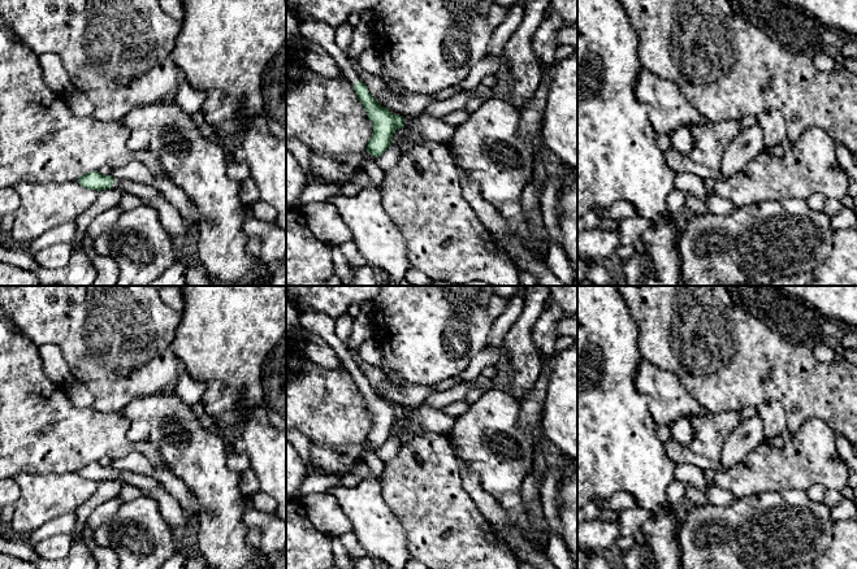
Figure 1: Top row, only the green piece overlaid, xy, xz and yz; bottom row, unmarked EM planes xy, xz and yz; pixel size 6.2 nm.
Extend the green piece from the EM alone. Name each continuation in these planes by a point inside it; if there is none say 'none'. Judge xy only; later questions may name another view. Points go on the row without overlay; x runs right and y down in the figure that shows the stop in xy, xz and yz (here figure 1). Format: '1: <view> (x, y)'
1: xy (145, 483)

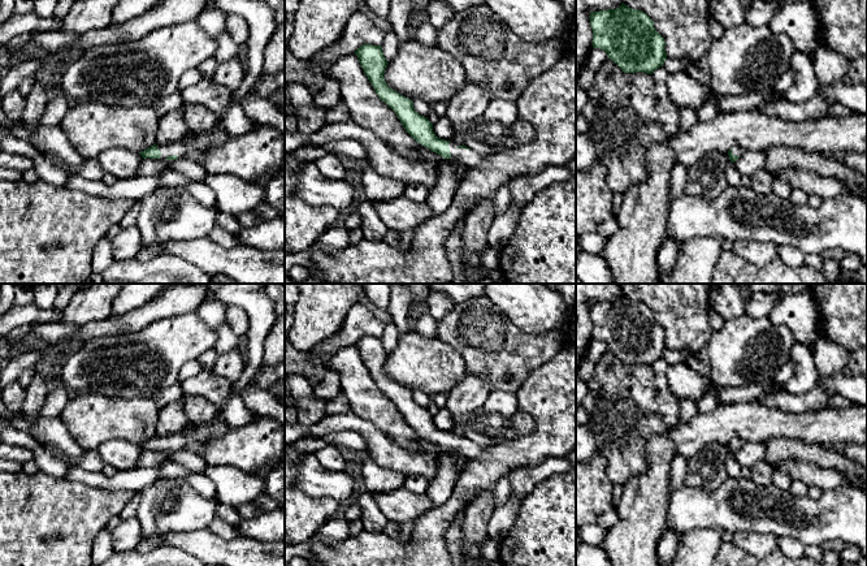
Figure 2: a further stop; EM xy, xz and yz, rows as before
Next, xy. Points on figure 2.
1: xy (178, 440)

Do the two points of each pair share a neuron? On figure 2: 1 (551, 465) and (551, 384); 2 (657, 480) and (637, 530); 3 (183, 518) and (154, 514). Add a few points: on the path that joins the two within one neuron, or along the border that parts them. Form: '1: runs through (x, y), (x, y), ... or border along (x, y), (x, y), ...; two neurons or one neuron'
1: border along (562, 457), (547, 457), (524, 469); two neurons
2: runs through (649, 492), (644, 501), (641, 518); one neuron
3: runs through (176, 514), (161, 514); one neuron

